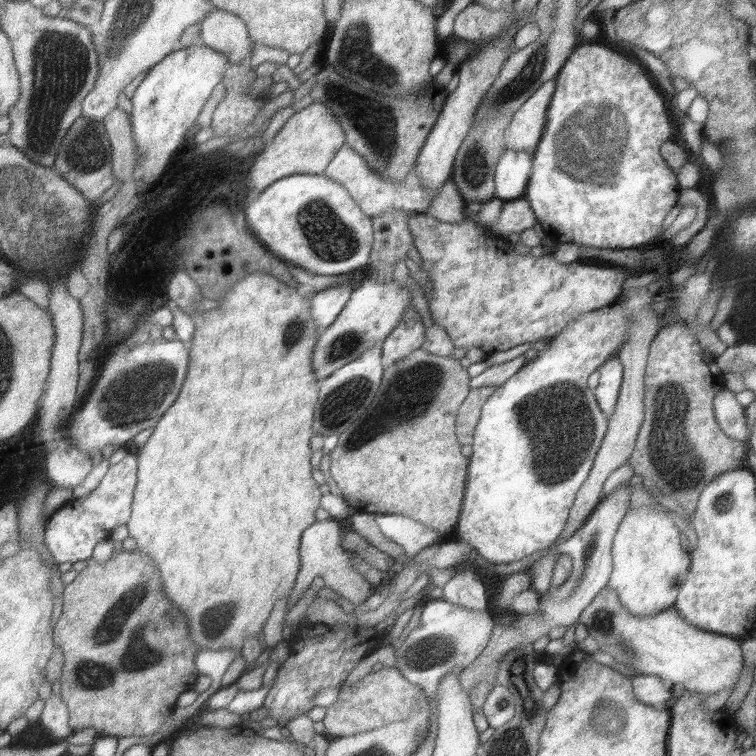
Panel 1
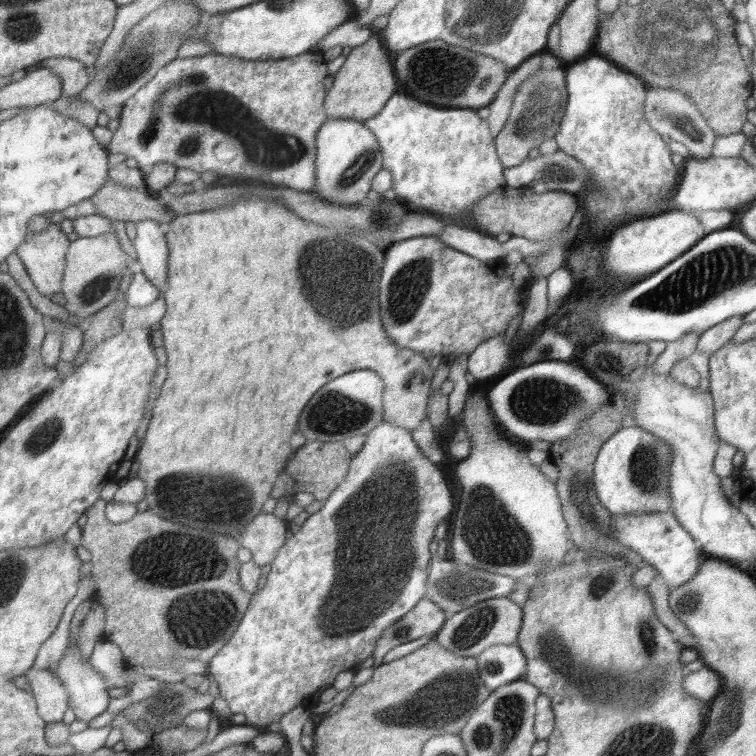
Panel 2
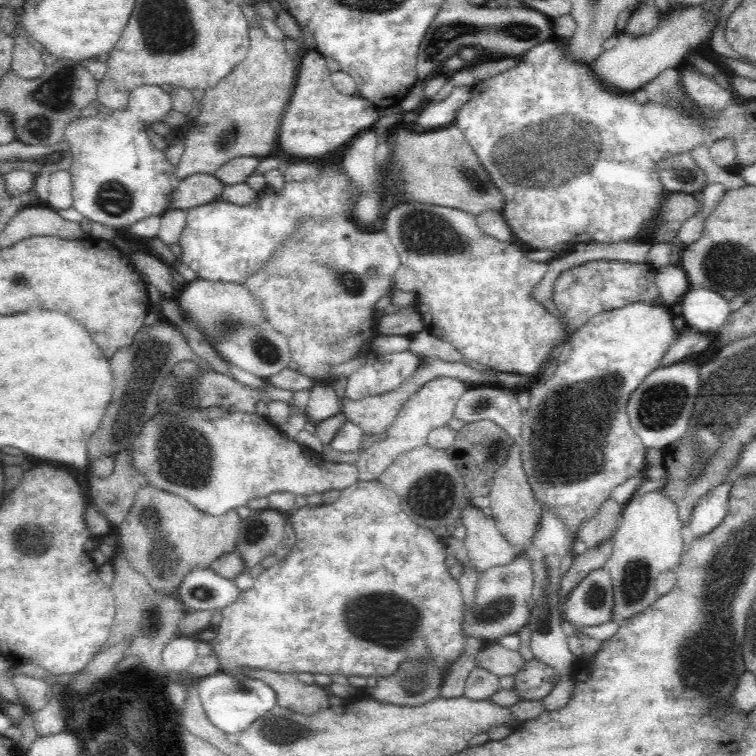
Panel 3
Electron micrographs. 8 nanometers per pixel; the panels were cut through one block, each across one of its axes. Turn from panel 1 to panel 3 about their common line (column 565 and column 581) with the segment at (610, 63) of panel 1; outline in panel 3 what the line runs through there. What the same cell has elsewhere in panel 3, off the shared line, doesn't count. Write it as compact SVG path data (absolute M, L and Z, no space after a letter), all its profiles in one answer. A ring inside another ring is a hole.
M556 37L548 38L534 45L530 50L524 52L518 57L516 66L492 76L490 80L482 80L474 86L471 86L470 100L458 110L455 124L462 131L464 138L478 155L482 167L489 173L493 184L502 191L505 197L505 206L503 208L503 218L507 225L511 228L514 237L519 244L532 250L544 250L546 248L556 248L564 243L600 243L612 244L612 242L630 242L634 238L644 236L650 226L654 226L658 218L658 212L662 202L666 200L666 196L670 194L662 187L660 174L658 174L657 162L668 155L676 153L690 153L691 150L698 145L704 144L707 138L707 124L709 120L719 113L734 98L731 89L724 89L715 83L710 76L696 70L680 67L680 81L682 87L690 99L690 107L692 112L681 112L677 108L670 108L668 104L640 104L634 98L633 94L622 94L611 92L608 88L601 85L601 82L595 77L593 68L590 64L582 64L577 60L572 60L565 54L563 45L556 40Z

